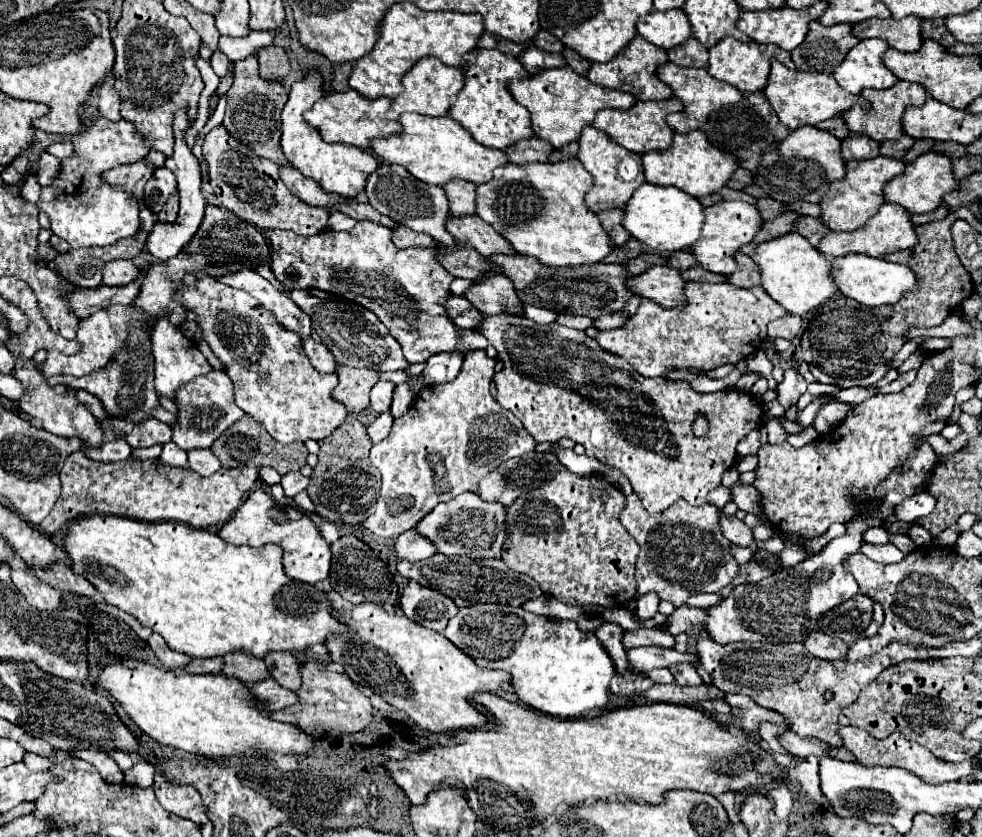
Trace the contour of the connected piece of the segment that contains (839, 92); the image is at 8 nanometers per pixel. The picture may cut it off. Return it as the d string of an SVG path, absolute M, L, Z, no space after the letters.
M776 58L770 60L770 76L768 76L768 84L764 88L764 94L766 94L772 110L780 118L780 122L784 126L788 126L790 130L800 128L800 126L808 126L808 124L812 126L822 120L834 118L836 114L840 114L856 104L862 108L868 106L866 100L862 100L860 96L852 96L842 86L838 86L838 82L830 74L812 74L812 72L790 70L784 64L780 64Z

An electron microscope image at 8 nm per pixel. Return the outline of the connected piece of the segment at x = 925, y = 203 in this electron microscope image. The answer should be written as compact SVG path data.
M922 154L914 162L910 162L902 174L894 176L886 186L884 186L884 200L898 204L906 208L910 214L924 214L924 212L934 212L942 204L942 196L950 190L958 188L958 180L952 176L952 162L948 156L942 154Z

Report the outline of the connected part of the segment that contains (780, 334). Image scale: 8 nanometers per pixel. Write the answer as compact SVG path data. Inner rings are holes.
M782 316L782 318L776 318L774 322L768 324L766 328L766 334L768 338L786 338L786 340L794 340L798 330L802 326L802 318L800 316Z

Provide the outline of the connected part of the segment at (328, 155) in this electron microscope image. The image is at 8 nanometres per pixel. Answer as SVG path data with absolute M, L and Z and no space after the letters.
M310 72L304 80L300 80L300 82L296 82L292 86L290 98L288 98L288 102L286 102L284 110L282 110L280 146L282 146L282 152L288 158L288 162L294 168L298 168L306 178L312 178L314 182L318 182L324 192L344 196L344 198L356 198L364 190L368 176L378 168L378 162L370 152L358 150L356 146L324 142L318 136L318 132L314 132L306 124L302 114L306 112L306 108L310 108L324 94L326 92L322 88L322 78L316 72Z

